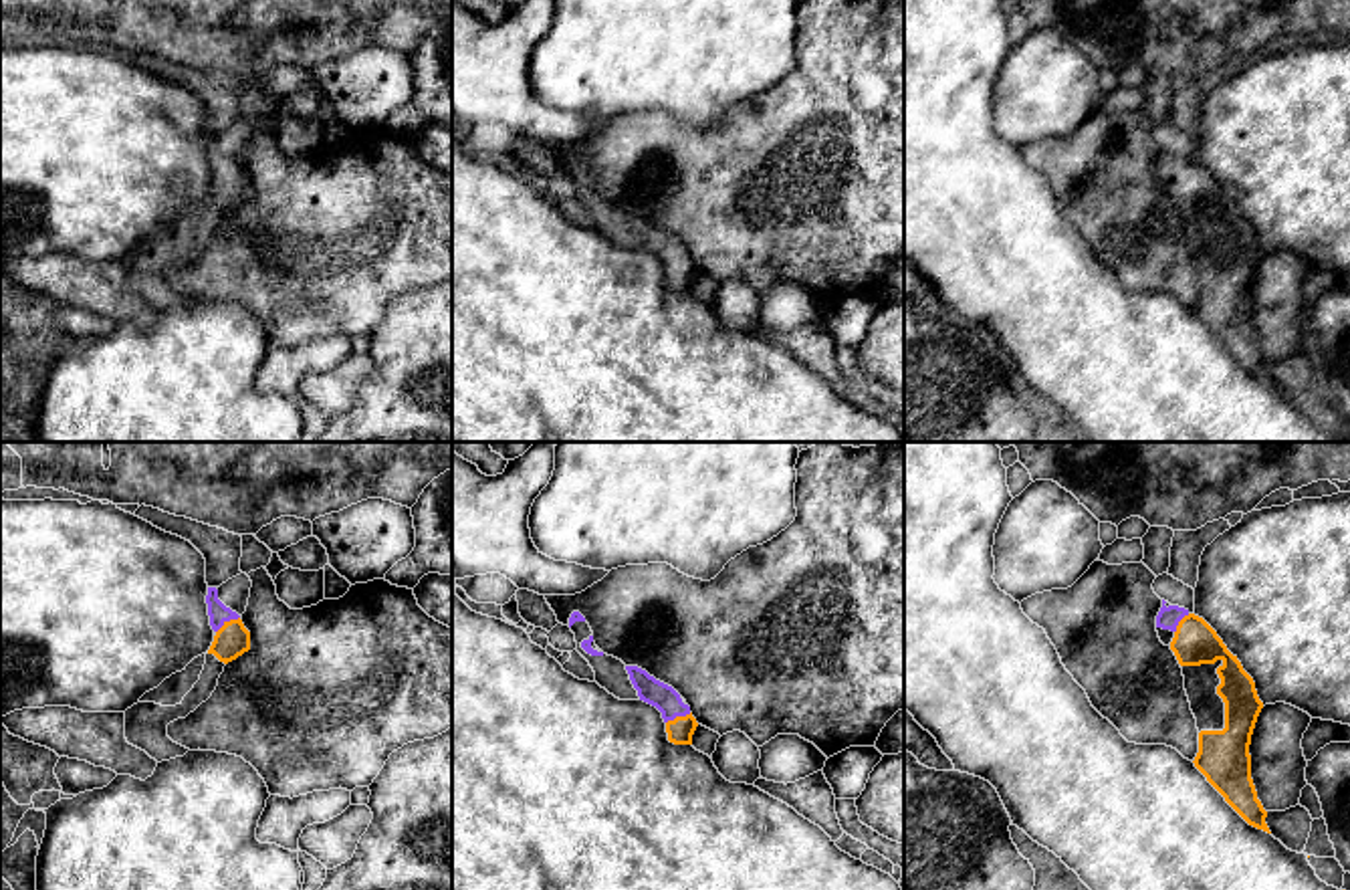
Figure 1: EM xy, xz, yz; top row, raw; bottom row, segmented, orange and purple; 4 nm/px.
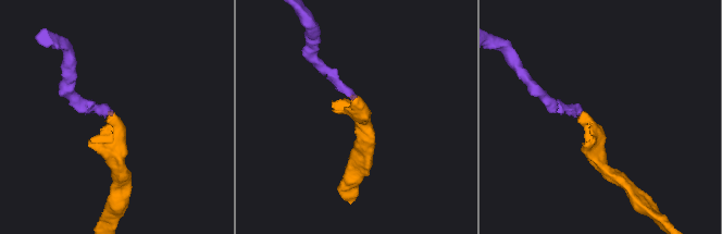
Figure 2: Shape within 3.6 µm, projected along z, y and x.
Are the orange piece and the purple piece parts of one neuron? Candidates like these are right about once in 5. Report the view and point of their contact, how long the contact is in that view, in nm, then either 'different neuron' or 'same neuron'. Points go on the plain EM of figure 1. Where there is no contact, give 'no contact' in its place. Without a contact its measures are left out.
xy (227, 170) | 120 nm | same neuron

